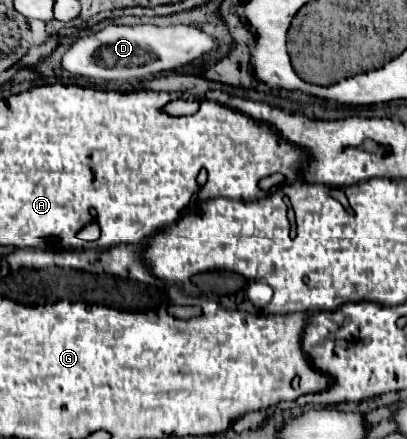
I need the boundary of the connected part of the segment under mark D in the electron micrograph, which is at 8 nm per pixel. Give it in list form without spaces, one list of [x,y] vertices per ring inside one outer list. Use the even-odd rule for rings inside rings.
[[[107,25],[95,35],[79,37],[63,55],[61,67],[73,75],[83,75],[89,79],[105,79],[105,81],[135,81],[147,79],[147,75],[157,75],[163,71],[175,71],[191,63],[191,59],[199,59],[199,55],[207,53],[215,41],[203,31],[191,25],[173,25],[173,27],[157,27],[157,25]]]

